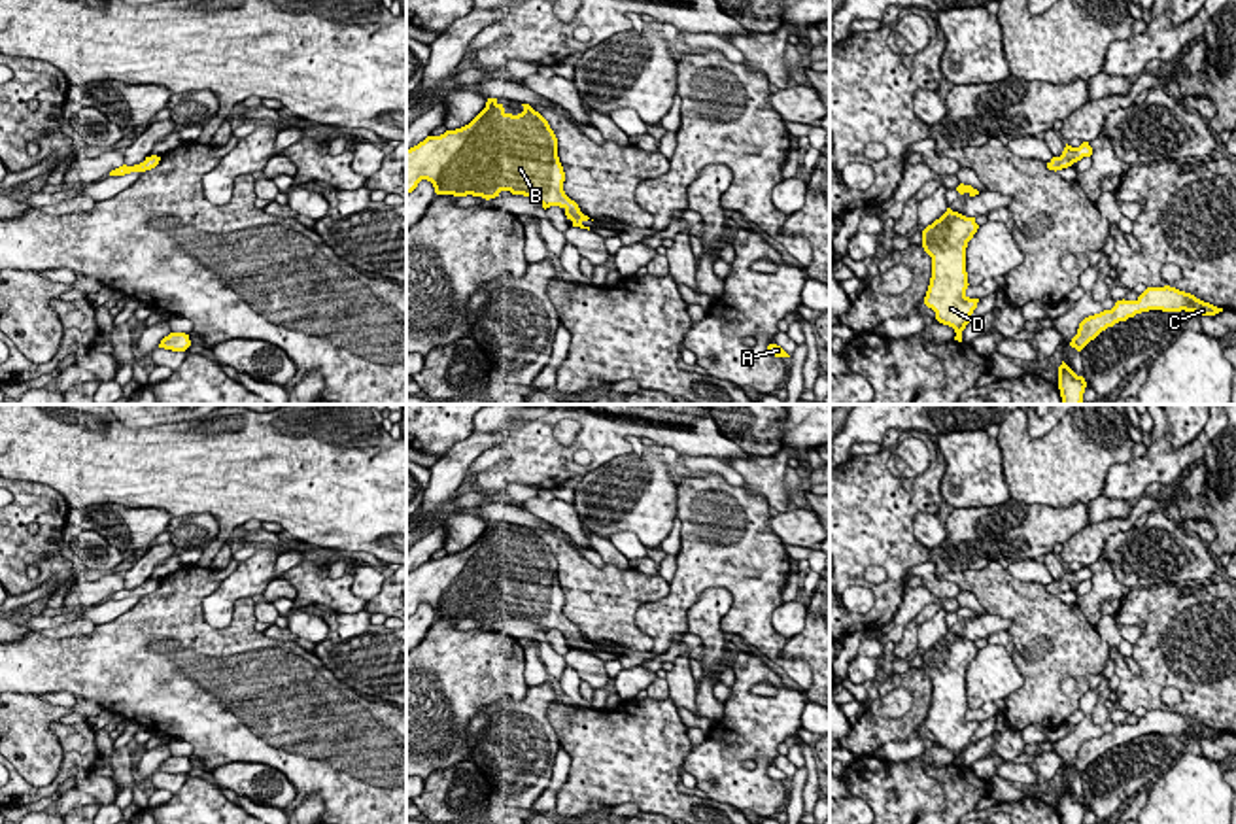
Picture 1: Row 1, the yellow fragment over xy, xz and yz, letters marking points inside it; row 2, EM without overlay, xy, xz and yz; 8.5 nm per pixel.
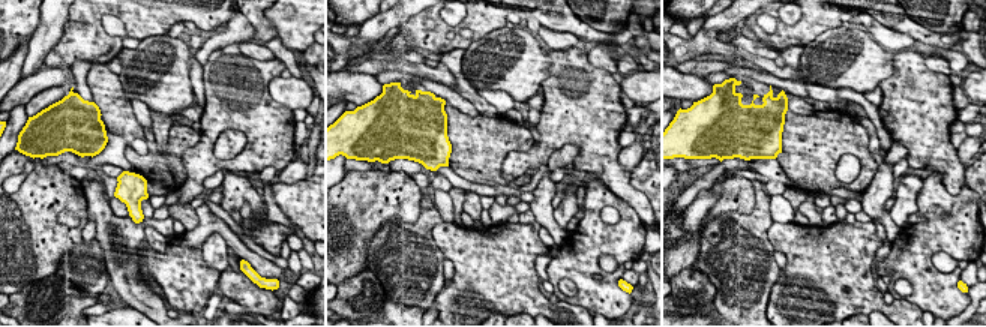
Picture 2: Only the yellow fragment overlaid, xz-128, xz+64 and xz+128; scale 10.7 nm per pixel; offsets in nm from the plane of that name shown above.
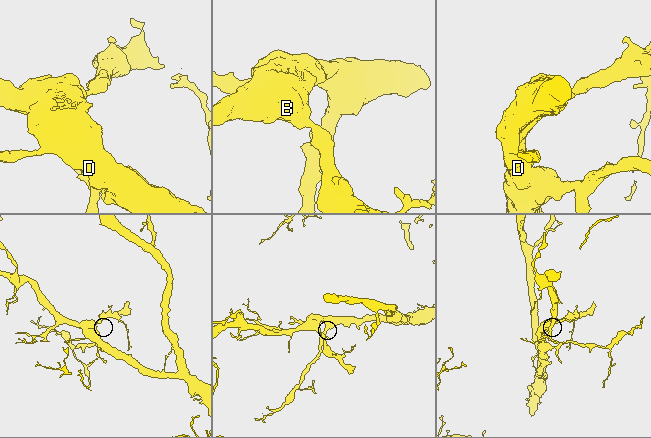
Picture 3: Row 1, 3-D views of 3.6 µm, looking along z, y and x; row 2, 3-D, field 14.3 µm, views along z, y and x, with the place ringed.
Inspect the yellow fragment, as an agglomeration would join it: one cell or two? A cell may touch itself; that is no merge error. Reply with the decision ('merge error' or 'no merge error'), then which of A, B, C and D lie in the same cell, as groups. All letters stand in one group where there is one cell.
no merge error; A B C D

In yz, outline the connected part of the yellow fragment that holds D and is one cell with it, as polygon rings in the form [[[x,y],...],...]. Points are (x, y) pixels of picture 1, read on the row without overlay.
[[[947,635],[922,654],[922,671],[932,680],[932,701],[924,728],[936,735],[936,743],[954,752],[954,764],[962,765],[962,754],[971,745],[979,722],[970,722],[966,671],[977,656],[975,641]]]

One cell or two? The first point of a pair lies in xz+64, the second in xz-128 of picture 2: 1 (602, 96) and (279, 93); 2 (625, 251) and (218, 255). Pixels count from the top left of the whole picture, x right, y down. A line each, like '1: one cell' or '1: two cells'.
1: two cells
2: two cells

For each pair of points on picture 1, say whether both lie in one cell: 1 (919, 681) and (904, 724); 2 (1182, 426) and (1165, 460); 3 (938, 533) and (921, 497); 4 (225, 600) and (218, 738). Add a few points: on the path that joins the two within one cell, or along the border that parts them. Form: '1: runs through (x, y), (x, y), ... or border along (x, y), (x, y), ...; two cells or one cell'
1: runs through (919, 692), (919, 709), (915, 713); one cell
2: border along (1206, 424), (1191, 441), (1172, 446); two cells
3: border along (919, 511), (913, 522), (913, 535), (928, 550); two cells
4: border along (223, 581), (203, 601), (203, 617), (218, 630); two cells

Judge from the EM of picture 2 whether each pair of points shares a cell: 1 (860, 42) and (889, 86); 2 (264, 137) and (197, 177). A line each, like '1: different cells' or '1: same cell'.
1: different cells
2: same cell

